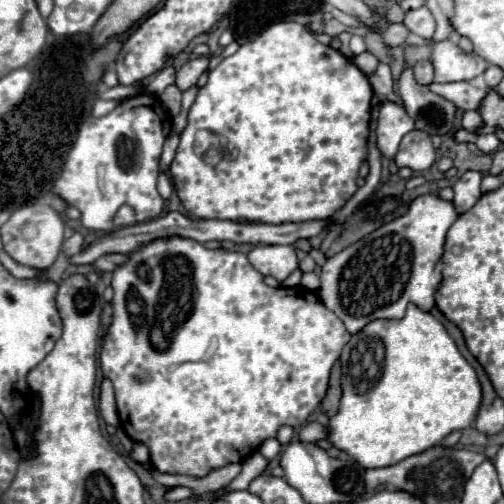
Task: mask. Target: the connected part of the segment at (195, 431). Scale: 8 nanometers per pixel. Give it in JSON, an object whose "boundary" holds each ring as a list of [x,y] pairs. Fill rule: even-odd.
{"boundary":[[[159,238],[143,246],[141,250],[135,250],[129,258],[129,262],[113,272],[111,282],[115,296],[113,296],[113,322],[105,334],[105,342],[99,354],[101,360],[101,372],[105,378],[113,382],[115,398],[117,398],[117,412],[121,428],[127,432],[127,436],[133,442],[141,442],[149,448],[149,462],[157,472],[163,474],[185,474],[193,478],[205,476],[205,472],[213,472],[213,468],[221,468],[221,464],[231,462],[245,462],[259,446],[269,440],[277,438],[277,432],[283,424],[305,424],[309,414],[315,412],[315,408],[321,404],[327,392],[329,384],[329,372],[335,360],[341,354],[341,348],[349,342],[351,334],[347,332],[345,324],[333,312],[329,312],[317,294],[305,288],[271,288],[263,282],[263,276],[249,264],[247,256],[235,250],[209,250],[203,244],[187,238]],[[185,322],[191,322],[191,330],[197,330],[203,336],[211,336],[211,340],[217,342],[215,352],[199,362],[183,362],[173,366],[173,338],[185,336]]]}

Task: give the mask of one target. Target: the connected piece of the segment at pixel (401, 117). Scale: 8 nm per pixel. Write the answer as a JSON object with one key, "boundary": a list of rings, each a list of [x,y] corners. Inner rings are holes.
{"boundary":[[[383,100],[379,108],[379,122],[377,122],[377,148],[385,158],[393,158],[399,150],[401,138],[415,128],[413,120],[405,112],[405,108],[397,102]]]}

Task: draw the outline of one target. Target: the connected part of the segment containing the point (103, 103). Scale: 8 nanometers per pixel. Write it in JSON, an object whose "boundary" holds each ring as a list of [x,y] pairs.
{"boundary":[[[95,100],[95,104],[93,104],[93,110],[91,110],[91,116],[97,116],[97,118],[101,118],[101,116],[107,116],[115,106],[117,106],[119,102],[115,102],[115,100]]]}

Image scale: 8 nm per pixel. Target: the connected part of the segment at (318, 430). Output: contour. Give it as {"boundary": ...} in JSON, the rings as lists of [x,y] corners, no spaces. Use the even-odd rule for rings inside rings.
{"boundary":[[[309,422],[305,428],[301,428],[301,432],[299,432],[299,440],[303,440],[303,442],[325,440],[325,426],[319,424],[319,422]]]}

